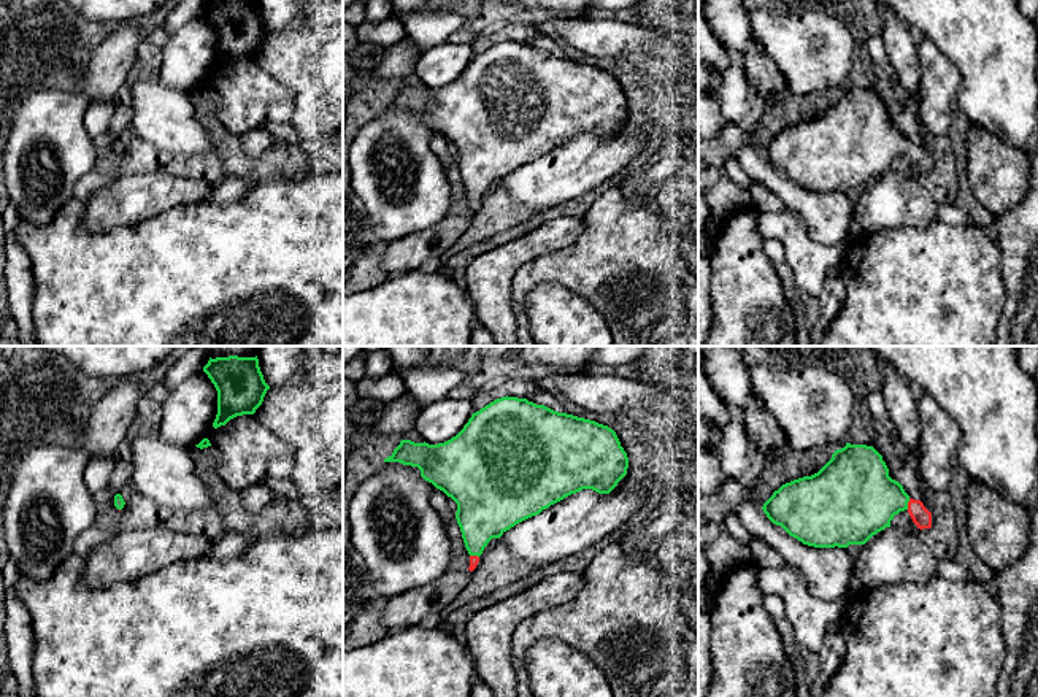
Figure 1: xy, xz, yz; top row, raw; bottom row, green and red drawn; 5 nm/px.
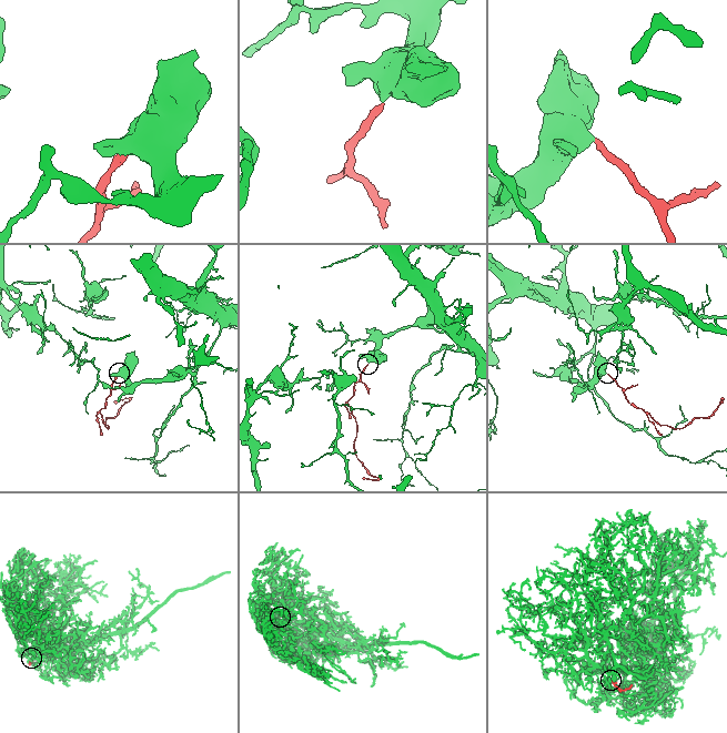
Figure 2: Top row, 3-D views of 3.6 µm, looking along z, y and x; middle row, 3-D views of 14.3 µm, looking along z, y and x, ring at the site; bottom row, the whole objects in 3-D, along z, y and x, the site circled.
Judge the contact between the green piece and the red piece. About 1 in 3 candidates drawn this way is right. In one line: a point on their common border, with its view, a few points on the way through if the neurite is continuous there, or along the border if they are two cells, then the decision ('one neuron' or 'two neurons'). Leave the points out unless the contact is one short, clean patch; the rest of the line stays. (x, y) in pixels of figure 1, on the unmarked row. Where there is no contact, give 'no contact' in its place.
meets green in yz at (907, 148); runs through yz (857, 143), (895, 143), (907, 148), (921, 161); one neuron

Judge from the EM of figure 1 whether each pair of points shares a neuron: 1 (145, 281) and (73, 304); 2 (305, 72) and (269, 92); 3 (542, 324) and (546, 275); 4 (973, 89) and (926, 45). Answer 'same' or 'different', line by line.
1: same
2: different
3: different
4: different

